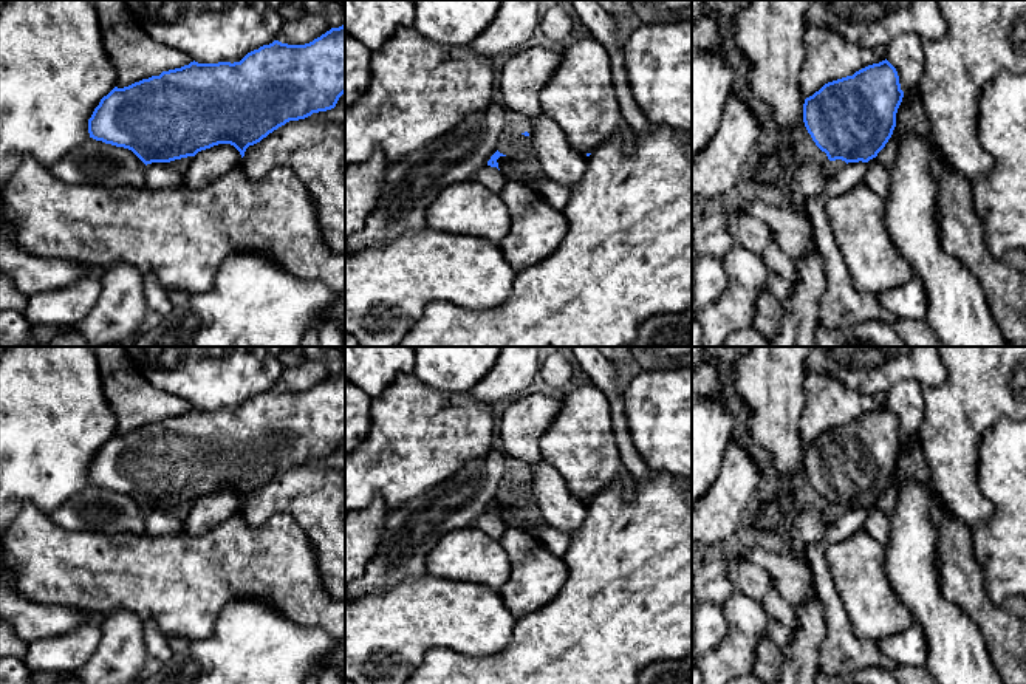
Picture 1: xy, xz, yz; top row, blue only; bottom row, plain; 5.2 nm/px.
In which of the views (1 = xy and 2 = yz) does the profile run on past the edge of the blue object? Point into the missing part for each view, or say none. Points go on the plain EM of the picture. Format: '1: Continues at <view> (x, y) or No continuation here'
1: No continuation here
2: No continuation here

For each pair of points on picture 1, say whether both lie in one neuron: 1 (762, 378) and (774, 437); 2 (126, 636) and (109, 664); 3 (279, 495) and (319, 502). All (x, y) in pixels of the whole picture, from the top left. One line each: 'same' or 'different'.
1: same
2: same
3: same

